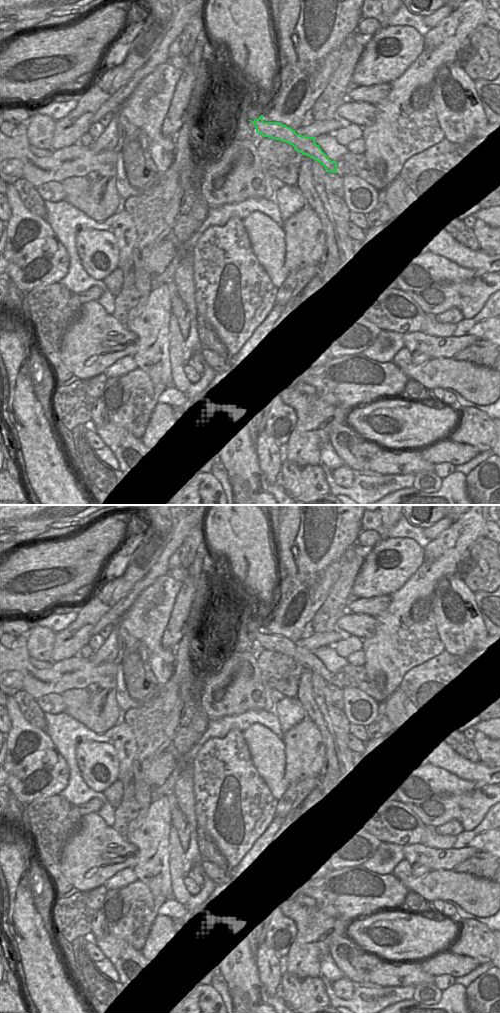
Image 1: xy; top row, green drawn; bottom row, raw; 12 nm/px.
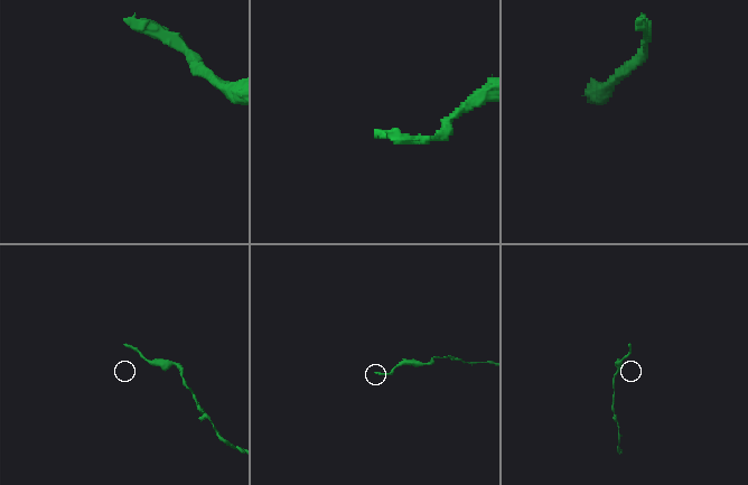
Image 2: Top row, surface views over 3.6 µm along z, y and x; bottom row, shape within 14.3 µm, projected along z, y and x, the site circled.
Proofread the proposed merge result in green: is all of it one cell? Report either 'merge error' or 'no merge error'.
no merge error

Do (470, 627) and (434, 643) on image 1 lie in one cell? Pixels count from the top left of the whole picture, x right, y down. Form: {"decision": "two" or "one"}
{"decision": "two"}

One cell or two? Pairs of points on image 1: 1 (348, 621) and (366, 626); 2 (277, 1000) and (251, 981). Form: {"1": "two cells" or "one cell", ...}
{"1": "one cell", "2": "one cell"}

